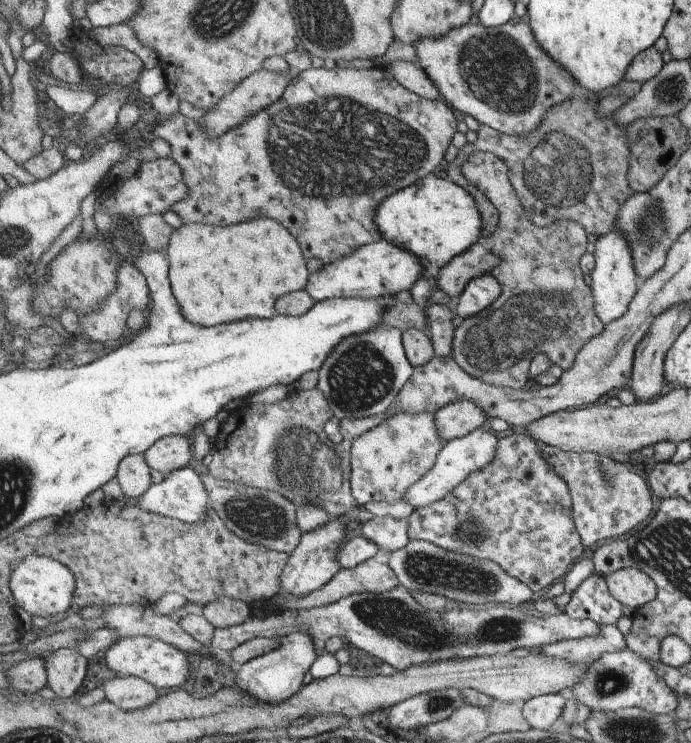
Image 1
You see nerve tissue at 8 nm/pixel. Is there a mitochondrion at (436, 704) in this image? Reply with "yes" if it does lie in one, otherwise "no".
yes

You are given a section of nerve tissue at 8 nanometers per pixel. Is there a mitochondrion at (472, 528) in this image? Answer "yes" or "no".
yes

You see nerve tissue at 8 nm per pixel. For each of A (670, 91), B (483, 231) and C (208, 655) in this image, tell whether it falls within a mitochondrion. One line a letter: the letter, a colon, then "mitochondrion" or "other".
A: mitochondrion
B: other
C: other

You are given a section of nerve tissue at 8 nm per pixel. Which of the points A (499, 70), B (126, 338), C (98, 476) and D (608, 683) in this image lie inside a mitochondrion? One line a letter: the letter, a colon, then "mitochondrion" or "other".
A: mitochondrion
B: other
C: other
D: mitochondrion

